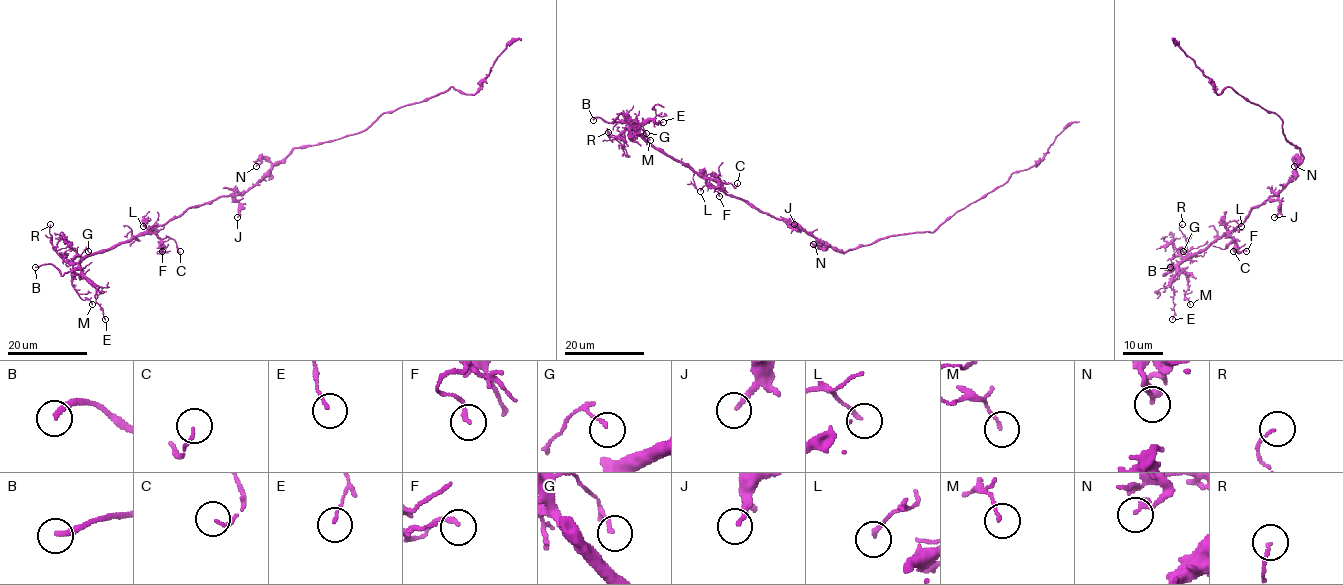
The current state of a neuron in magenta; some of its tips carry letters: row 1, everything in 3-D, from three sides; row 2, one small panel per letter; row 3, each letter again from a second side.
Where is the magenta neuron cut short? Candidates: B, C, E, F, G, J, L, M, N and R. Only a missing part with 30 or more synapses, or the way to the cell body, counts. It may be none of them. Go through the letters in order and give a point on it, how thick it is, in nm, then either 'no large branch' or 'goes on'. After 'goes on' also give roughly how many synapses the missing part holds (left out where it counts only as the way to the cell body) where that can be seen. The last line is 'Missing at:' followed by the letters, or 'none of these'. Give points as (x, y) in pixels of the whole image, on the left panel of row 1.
B: (35, 267) | 240 nm | goes on
C: (180, 251) | 120 nm | no large branch
E: (105, 319) | 110 nm | goes on | 35 syn
F: (162, 251) | 180 nm | no large branch
G: (88, 251) | 140 nm | no large branch
J: (237, 217) | 200 nm | no large branch
L: (143, 226) | 170 nm | no large branch
M: (92, 304) | 130 nm | no large branch
N: (256, 166) | 240 nm | no large branch
R: (50, 224) | 110 nm | no large branch
Missing at: B, E

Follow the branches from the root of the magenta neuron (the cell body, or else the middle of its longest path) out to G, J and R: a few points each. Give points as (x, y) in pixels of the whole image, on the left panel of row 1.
G: (278, 161), (245, 191), (192, 206), (165, 223), (110, 248), (78, 255), (85, 248), (88, 251)
J: (278, 161), (253, 186), (235, 197), (239, 203), (237, 217)
R: (278, 161), (245, 191), (192, 206), (77, 262), (67, 262), (52, 247), (50, 224)

